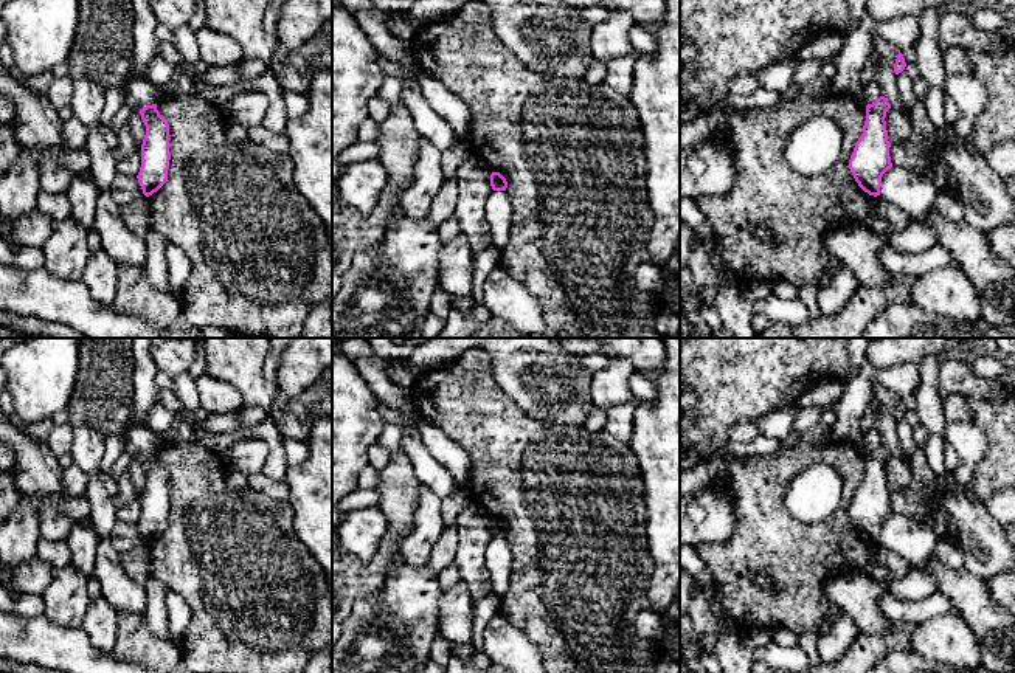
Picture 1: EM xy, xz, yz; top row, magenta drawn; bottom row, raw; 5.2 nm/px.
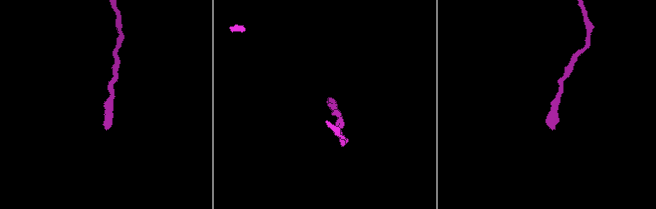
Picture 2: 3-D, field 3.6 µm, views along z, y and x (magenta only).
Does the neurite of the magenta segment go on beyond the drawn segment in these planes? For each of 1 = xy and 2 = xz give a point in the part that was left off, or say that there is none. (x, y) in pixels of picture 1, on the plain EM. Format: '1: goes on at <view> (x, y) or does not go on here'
1: does not go on here
2: does not go on here

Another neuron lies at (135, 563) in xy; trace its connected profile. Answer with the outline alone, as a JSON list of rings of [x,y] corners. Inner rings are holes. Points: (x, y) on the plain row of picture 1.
[[[143,541],[127,552],[120,554],[123,571],[138,585],[151,578],[149,546]]]

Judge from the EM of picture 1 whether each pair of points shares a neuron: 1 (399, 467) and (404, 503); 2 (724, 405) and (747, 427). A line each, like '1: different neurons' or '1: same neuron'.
1: same neuron
2: different neurons

